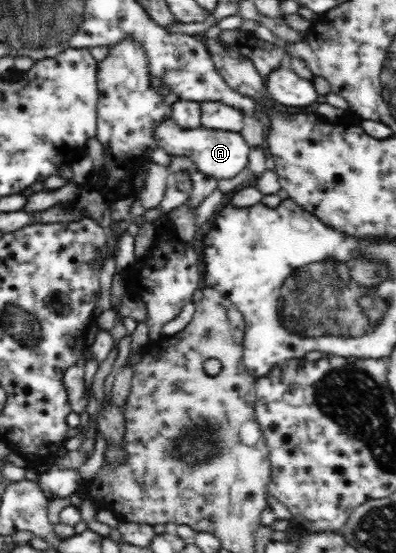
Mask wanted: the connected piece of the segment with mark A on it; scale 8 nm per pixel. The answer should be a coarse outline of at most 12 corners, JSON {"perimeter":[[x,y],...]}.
{"perimeter":[[161,122],[155,135],[171,156],[188,157],[217,181],[248,164],[240,133]]}

